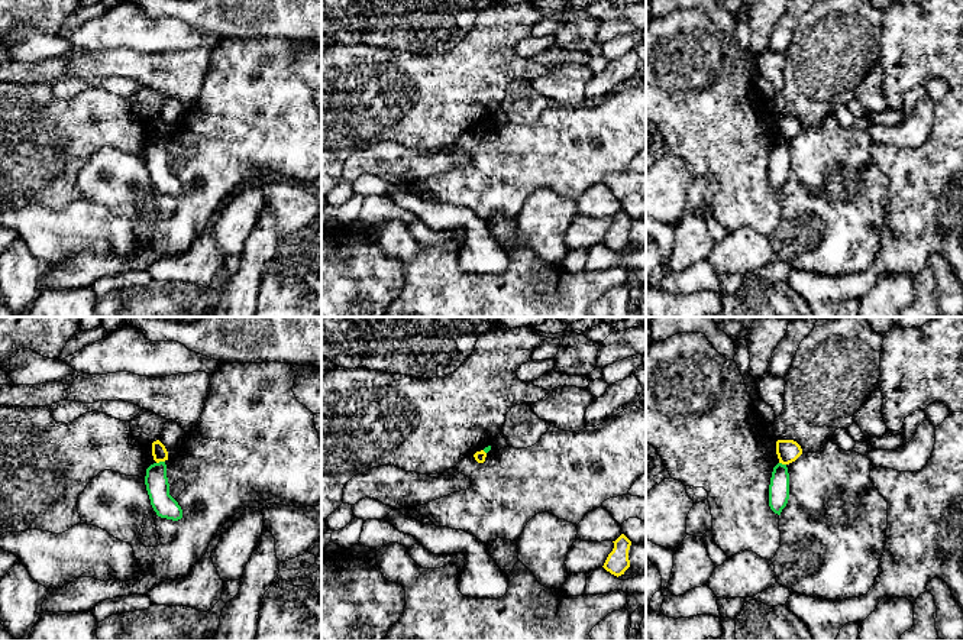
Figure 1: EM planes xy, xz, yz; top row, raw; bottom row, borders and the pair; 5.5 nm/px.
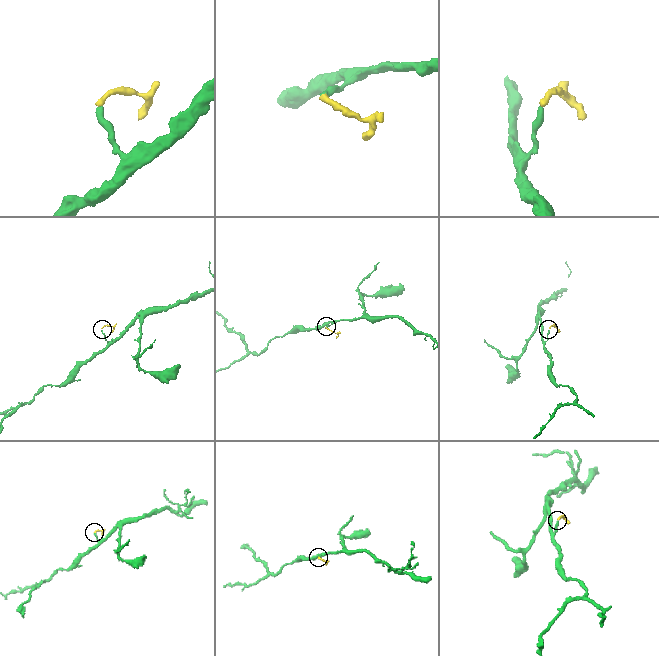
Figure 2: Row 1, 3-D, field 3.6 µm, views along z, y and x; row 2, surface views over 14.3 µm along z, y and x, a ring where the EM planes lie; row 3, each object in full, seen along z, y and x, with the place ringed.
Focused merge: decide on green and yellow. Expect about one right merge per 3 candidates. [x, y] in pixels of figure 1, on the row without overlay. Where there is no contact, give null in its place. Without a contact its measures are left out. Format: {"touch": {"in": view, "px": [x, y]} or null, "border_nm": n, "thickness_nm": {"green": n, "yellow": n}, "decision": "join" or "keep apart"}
{"touch": {"in": "xy", "px": [160, 138]}, "border_nm": 50, "thickness_nm": {"green": 130, "yellow": 90}, "decision": "keep apart"}

